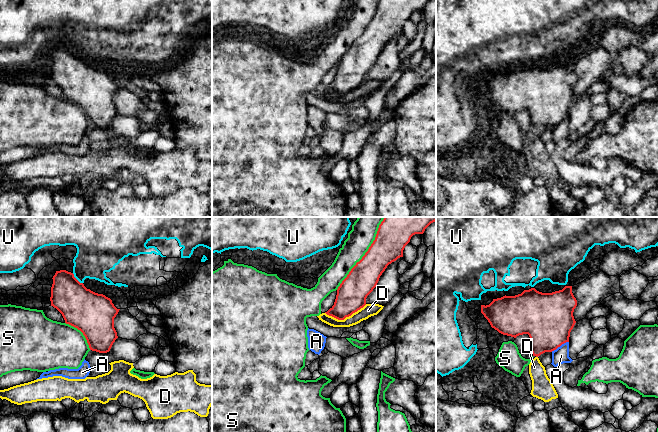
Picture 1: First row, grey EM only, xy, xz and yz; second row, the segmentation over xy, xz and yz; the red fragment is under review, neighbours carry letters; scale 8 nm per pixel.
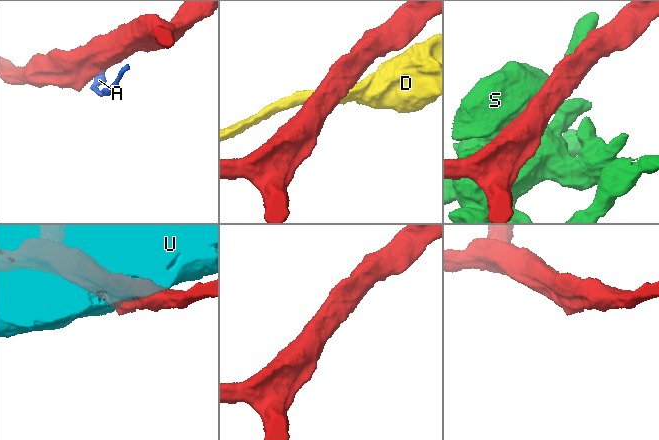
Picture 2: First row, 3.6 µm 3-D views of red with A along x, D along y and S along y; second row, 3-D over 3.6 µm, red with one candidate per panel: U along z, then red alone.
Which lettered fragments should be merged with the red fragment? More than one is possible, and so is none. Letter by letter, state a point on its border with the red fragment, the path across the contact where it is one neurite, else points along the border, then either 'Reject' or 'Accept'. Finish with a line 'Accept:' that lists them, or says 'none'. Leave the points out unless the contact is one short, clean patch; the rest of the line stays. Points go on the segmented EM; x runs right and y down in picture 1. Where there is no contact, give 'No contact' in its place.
A: Touches red at yz (559, 346). Accept
D: Touches red at xz (345, 317). Reject
S: Touches red at xz (365, 253). Reject
U: Touches red at xy (76, 279). Reject
Accept: A

